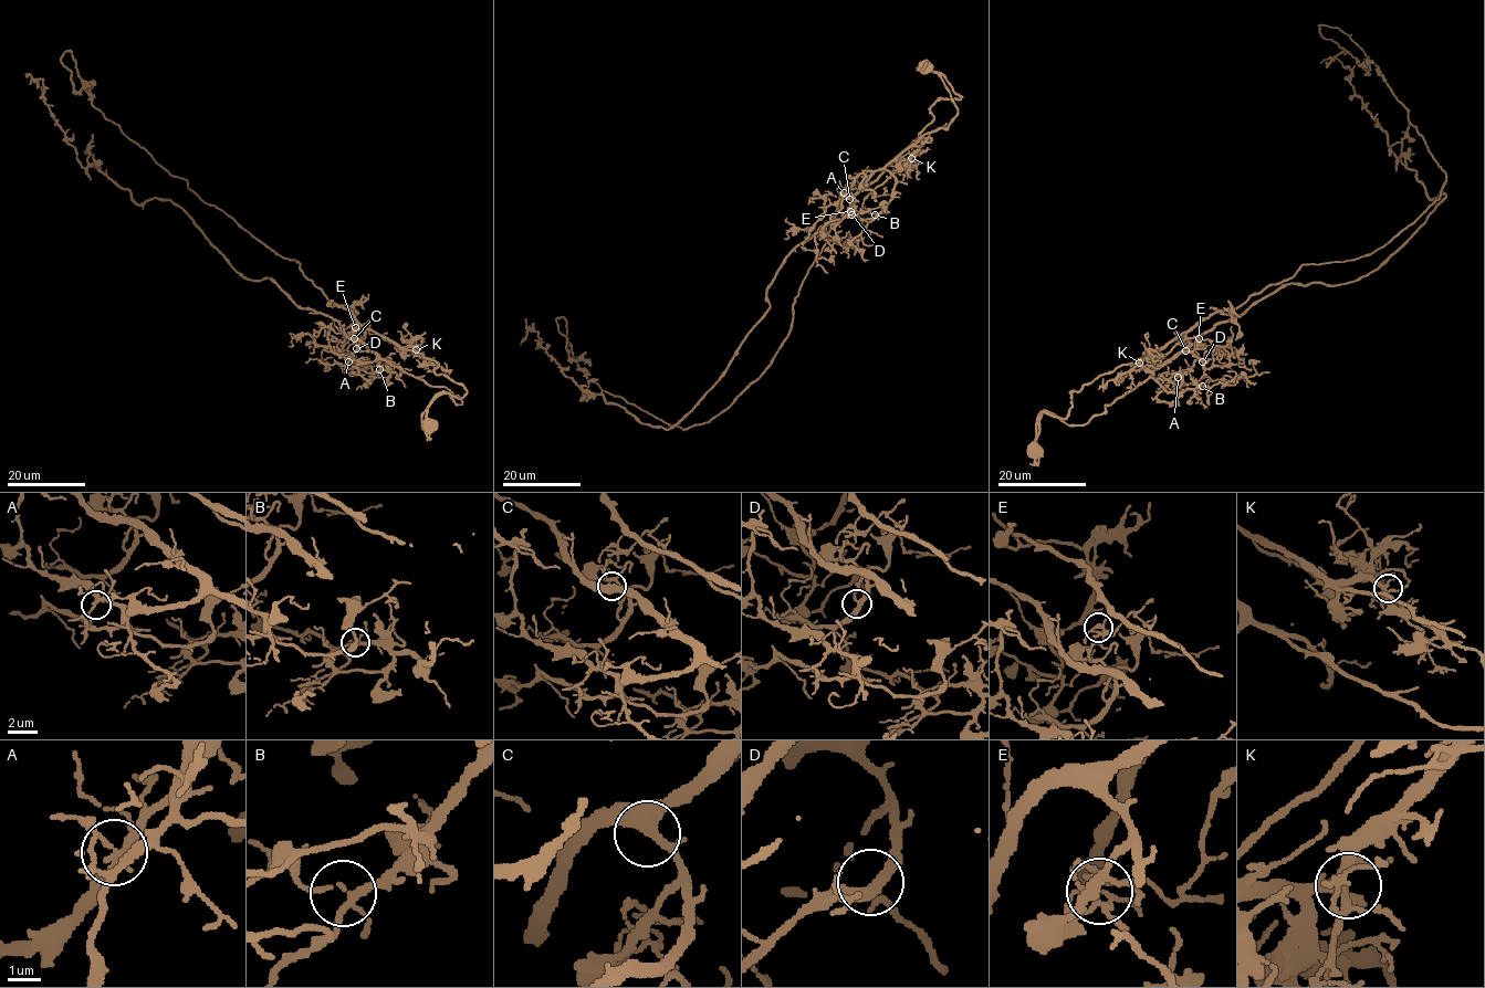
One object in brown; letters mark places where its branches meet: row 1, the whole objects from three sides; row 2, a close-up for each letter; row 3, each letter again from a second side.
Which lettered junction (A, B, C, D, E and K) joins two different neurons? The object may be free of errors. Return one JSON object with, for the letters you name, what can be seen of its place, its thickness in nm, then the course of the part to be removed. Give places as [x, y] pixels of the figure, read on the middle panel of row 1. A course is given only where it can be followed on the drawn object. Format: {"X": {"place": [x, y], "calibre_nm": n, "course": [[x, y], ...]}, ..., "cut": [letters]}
{"E": {"place": [850, 211], "calibre_nm": 120, "course": [[849, 211], [898, 159], [832, 228], [772, 364], [702, 423], [668, 426], [591, 381], [556, 318]]}, "cut": ["E"]}

